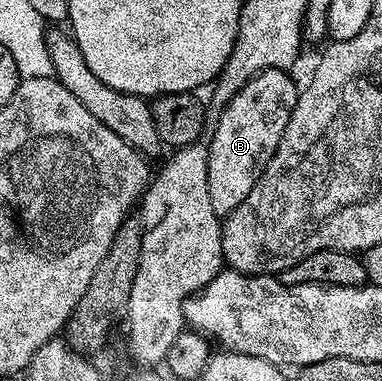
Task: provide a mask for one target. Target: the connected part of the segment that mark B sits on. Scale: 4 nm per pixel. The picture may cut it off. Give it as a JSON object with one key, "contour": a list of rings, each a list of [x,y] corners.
{"contour":[[[266,69],[261,71],[229,99],[224,109],[218,110],[215,130],[211,133],[211,141],[207,147],[207,182],[209,183],[209,200],[213,202],[213,211],[226,215],[236,209],[253,191],[257,179],[265,171],[269,159],[277,151],[277,143],[281,143],[281,135],[285,135],[285,123],[289,123],[289,115],[299,98],[300,86],[295,85],[292,74],[285,69]]]}

